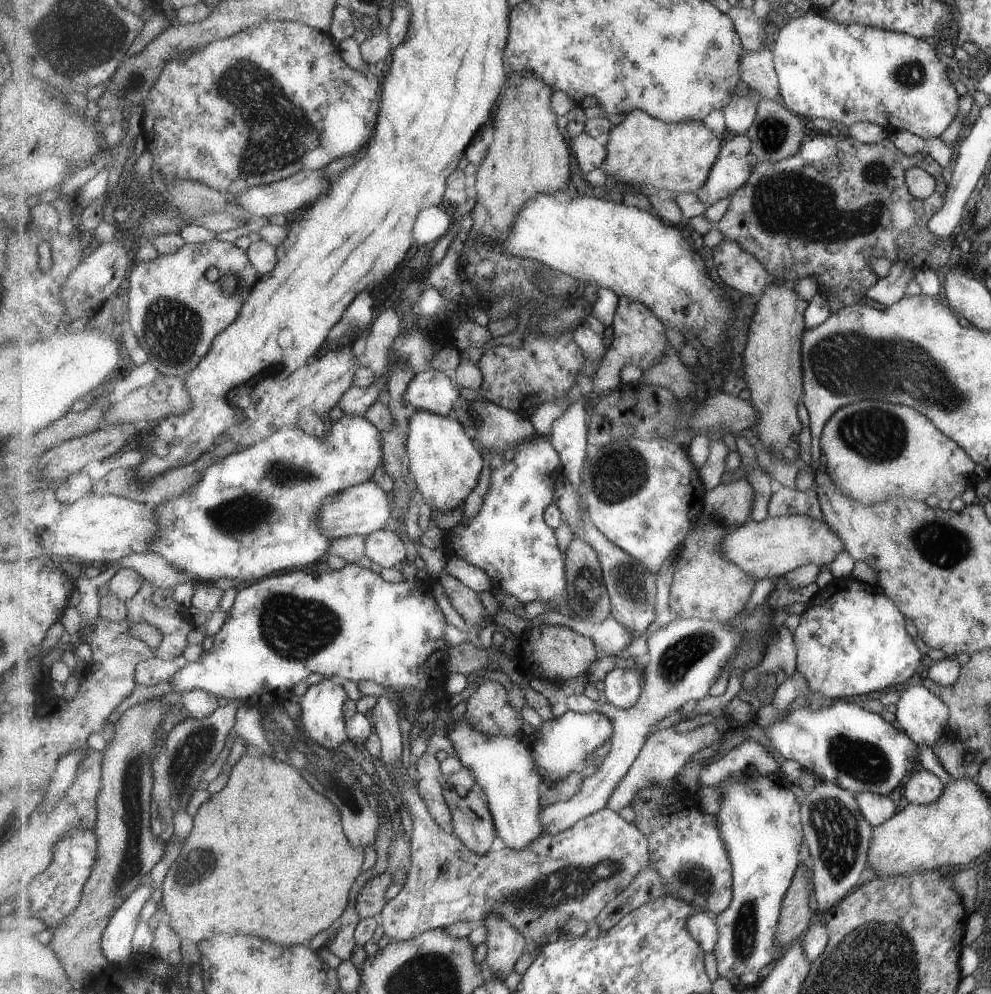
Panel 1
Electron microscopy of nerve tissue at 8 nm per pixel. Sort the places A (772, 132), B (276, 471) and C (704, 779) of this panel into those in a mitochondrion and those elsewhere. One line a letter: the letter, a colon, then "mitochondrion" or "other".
A: mitochondrion
B: mitochondrion
C: other

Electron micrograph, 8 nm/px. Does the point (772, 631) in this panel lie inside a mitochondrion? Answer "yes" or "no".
no

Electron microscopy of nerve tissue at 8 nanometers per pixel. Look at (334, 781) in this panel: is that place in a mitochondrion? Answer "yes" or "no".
yes

